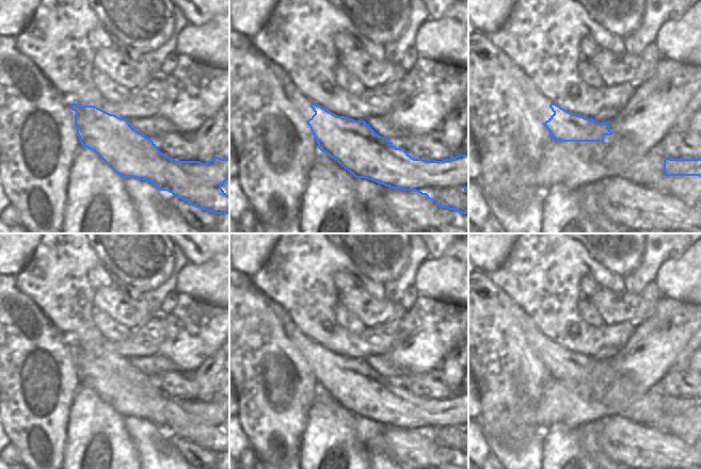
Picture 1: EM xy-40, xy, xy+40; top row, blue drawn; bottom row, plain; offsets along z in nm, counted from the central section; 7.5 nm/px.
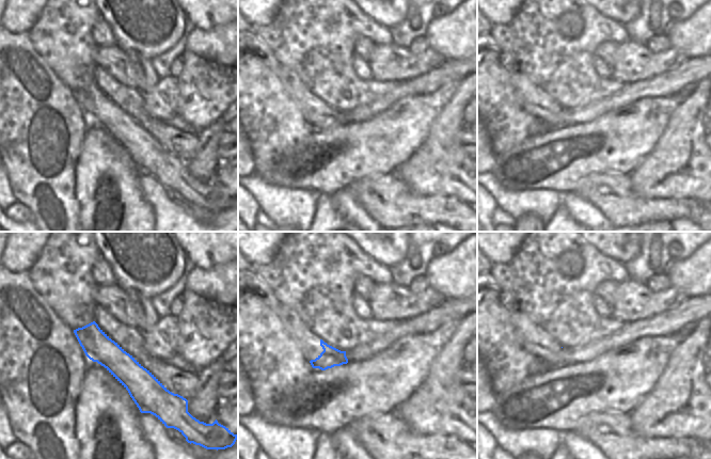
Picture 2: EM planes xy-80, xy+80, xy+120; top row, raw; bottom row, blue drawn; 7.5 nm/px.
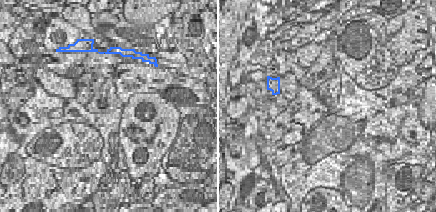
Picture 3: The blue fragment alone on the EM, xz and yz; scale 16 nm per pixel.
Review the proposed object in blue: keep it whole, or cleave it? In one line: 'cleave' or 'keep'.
cleave

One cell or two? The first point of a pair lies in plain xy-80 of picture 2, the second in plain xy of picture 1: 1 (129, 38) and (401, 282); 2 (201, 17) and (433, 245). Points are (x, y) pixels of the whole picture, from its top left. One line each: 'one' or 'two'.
1: two
2: one

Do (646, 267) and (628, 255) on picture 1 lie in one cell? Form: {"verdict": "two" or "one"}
{"verdict": "two"}

